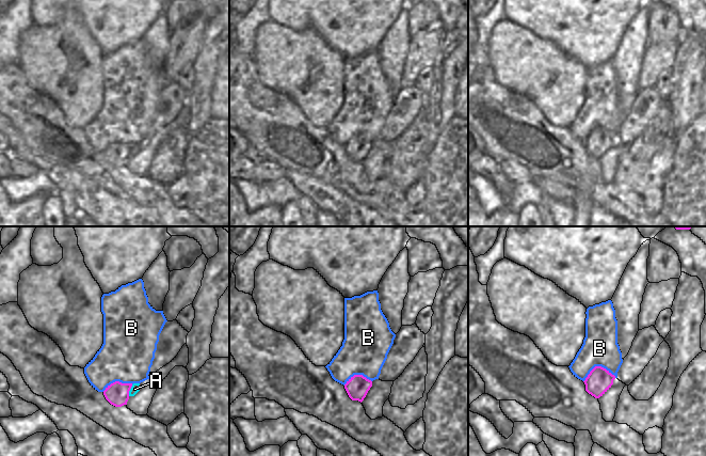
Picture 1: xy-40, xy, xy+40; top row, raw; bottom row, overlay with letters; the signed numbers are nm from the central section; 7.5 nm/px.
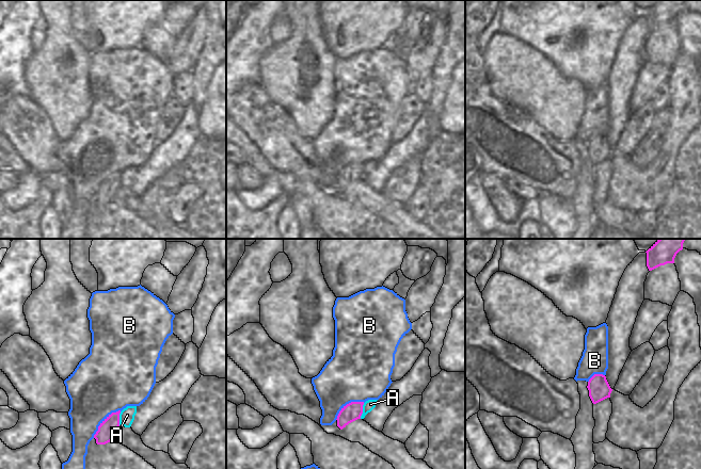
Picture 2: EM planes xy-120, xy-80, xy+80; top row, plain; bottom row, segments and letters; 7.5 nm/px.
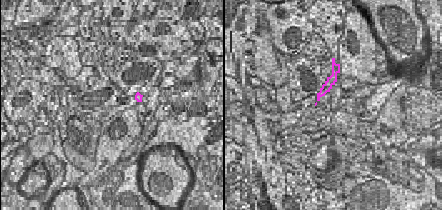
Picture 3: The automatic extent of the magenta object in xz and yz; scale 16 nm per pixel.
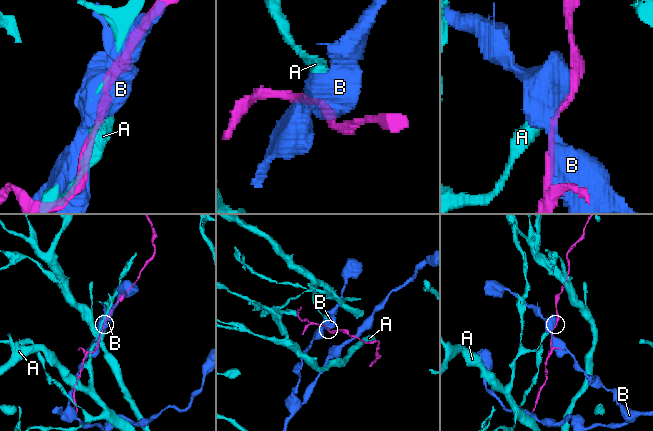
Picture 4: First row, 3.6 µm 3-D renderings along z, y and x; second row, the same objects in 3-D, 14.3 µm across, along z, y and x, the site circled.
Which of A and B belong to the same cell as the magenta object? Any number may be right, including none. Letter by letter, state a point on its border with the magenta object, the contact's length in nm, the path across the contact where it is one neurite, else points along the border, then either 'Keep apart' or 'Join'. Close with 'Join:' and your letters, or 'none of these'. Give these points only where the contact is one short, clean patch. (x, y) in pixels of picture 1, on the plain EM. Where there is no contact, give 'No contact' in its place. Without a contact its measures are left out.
A: Touches magenta at xy-40 (129, 151). Shared border 90 nm. Boundary: xy-40 (132, 145), (128, 156). Keep apart
B: Touches magenta at xy+40 (597, 127). Shared border 260 nm. Keep apart
Join: none of these.

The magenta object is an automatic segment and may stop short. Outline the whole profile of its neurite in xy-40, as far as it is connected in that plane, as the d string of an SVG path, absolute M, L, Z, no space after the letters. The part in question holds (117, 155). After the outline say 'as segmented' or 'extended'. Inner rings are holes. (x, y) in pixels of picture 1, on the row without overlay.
M115 142L106 148L103 156L111 166L122 168L127 166L131 147L132 144Z; as segmented

